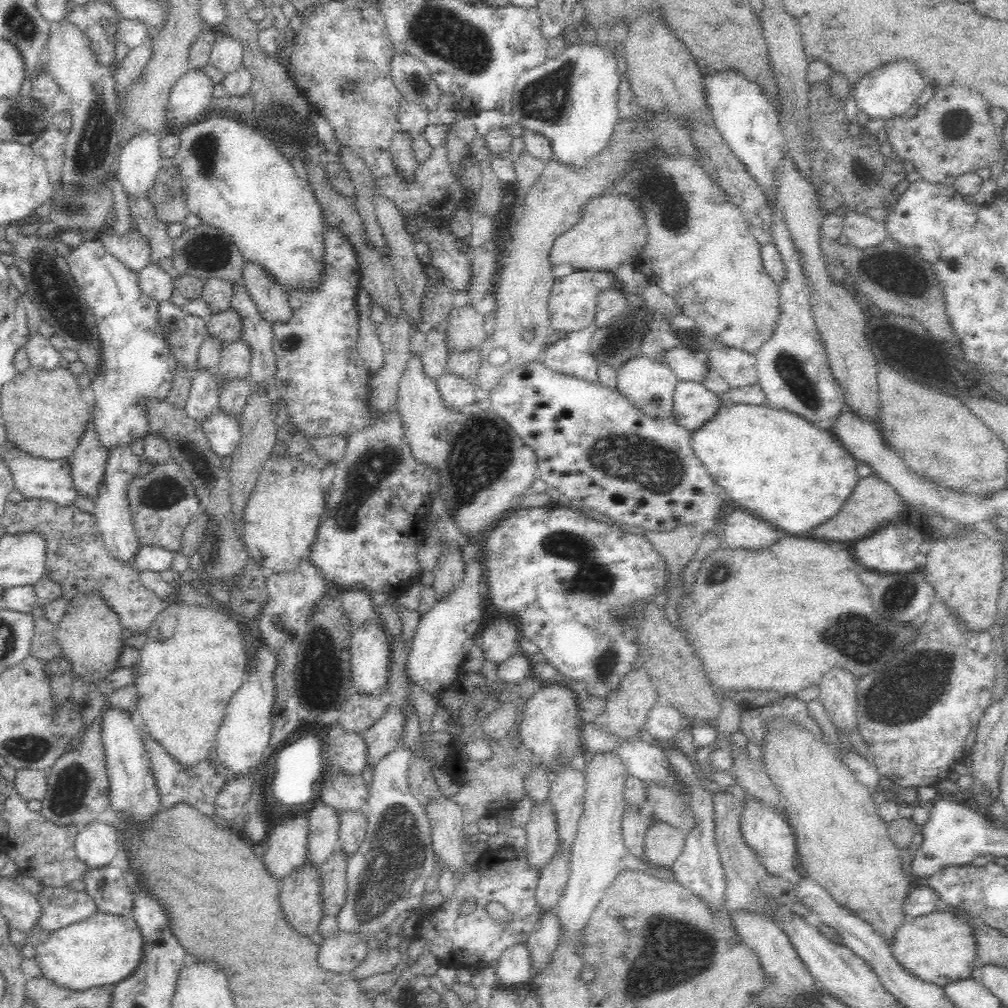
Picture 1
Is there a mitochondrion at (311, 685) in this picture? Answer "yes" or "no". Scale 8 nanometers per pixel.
no

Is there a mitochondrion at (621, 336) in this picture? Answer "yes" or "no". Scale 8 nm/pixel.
yes

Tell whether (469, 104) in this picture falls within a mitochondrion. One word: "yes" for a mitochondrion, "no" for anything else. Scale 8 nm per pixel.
no

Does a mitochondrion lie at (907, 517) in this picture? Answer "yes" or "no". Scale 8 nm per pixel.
no

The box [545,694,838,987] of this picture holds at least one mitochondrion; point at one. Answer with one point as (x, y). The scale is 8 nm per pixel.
(665, 966)

